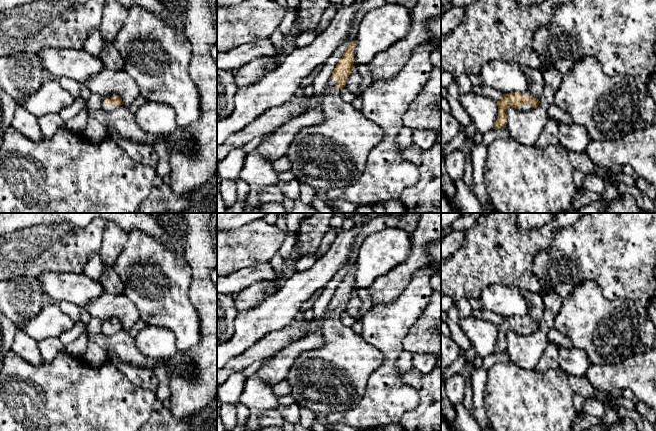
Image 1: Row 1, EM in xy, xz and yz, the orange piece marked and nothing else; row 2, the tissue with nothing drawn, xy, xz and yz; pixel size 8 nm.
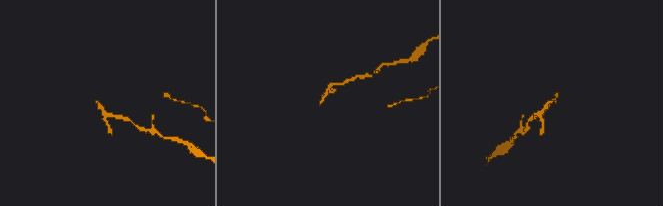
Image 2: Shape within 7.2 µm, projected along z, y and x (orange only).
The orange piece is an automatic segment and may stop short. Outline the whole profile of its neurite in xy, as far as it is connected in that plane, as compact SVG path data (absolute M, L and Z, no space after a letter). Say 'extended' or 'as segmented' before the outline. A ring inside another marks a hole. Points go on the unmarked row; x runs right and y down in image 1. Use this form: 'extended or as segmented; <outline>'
extended; M112 317L103 321L101 332L105 335L111 336L123 328L124 327L118 318Z

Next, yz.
extended; M529 314L509 317L497 325L498 342L493 353L504 352L507 348L507 333L513 331L523 335L529 335L539 329L539 323L533 321Z

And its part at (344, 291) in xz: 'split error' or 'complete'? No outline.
split error

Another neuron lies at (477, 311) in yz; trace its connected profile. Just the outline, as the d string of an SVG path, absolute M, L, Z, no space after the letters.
M469 299L471 305L471 315L473 317L483 319L494 323L495 325L501 324L506 317L502 317L491 311L484 310L479 302L479 299Z

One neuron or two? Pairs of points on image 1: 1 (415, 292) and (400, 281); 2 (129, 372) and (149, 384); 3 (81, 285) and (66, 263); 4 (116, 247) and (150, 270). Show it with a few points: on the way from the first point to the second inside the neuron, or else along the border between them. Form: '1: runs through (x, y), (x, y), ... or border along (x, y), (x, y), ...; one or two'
1: border along (422, 268), (413, 275), (403, 291), (390, 302); two
2: runs through (134, 374), (144, 379); one
3: border along (49, 270), (83, 273); two
4: border along (128, 233), (126, 244), (114, 265), (116, 273); two

